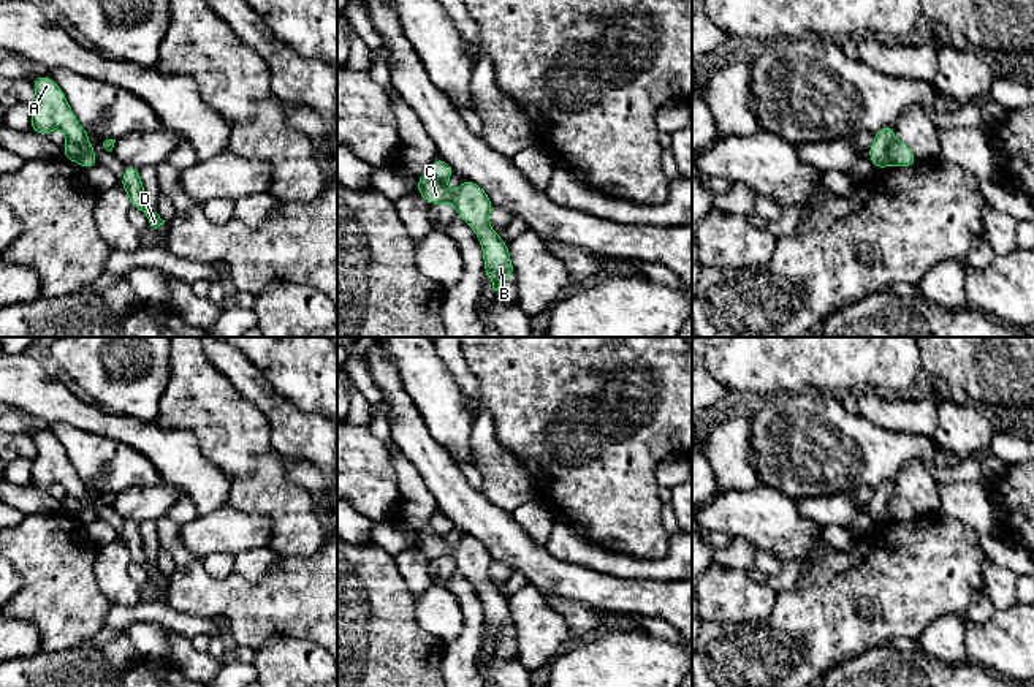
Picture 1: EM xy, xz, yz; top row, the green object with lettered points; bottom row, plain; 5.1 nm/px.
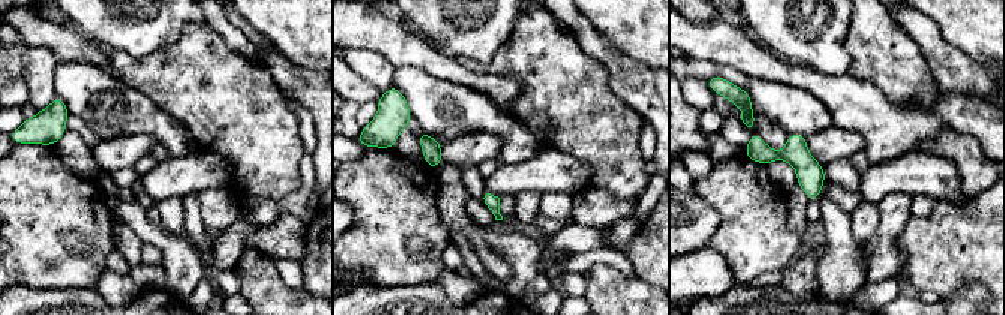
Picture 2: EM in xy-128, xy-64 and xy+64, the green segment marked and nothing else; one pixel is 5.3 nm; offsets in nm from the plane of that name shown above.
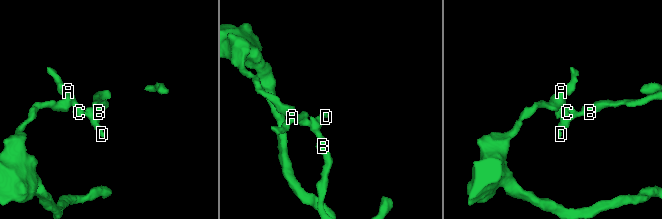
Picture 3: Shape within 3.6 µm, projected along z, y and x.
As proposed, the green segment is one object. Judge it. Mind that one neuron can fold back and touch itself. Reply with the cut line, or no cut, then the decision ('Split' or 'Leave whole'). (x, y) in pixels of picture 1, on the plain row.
Split along xy (67, 494), (72, 494), (79, 502), (78, 515). Split

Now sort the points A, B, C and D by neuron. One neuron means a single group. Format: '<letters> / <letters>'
A / B C D

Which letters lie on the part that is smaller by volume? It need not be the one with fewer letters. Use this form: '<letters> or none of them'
B, C, D

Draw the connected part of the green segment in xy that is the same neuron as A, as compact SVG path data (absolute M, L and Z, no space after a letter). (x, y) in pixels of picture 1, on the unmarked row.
M36 431L32 434L36 446L36 457L32 461L30 484L48 491L54 483L60 483L67 495L73 495L81 502L78 518L87 526L98 519L87 486L73 469L63 445L51 431Z

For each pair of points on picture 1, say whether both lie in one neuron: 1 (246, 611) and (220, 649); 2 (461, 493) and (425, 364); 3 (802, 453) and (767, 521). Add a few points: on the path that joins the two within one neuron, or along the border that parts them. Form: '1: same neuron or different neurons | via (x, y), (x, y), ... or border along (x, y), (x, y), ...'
1: different neurons | border along (227, 637), (230, 645)
2: different neurons | border along (428, 429), (456, 464)
3: different neurons | border along (760, 483), (776, 488), (794, 501)

